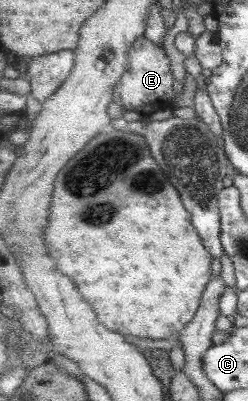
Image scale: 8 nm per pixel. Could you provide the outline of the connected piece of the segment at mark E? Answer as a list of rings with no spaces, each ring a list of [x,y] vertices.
[[[146,36],[139,37],[129,49],[129,71],[126,71],[113,89],[113,101],[125,110],[136,111],[149,116],[156,111],[173,108],[176,97],[174,75],[170,67],[170,57],[162,46],[150,41]]]

